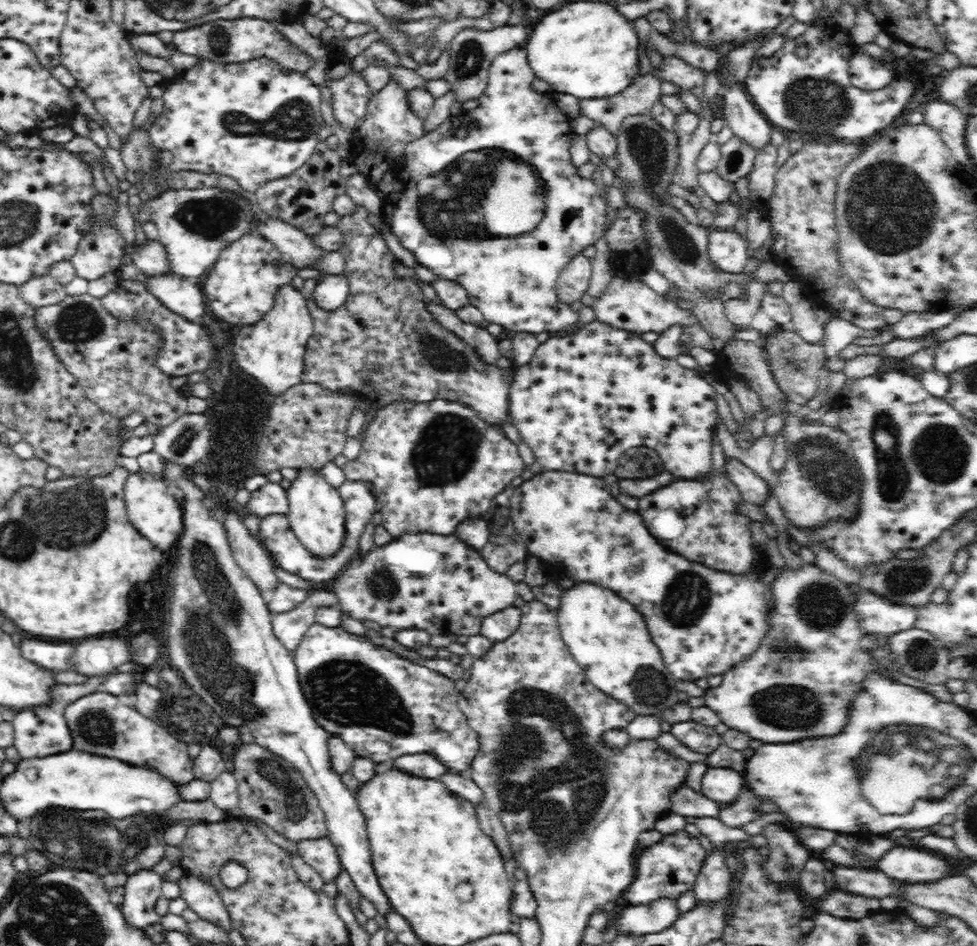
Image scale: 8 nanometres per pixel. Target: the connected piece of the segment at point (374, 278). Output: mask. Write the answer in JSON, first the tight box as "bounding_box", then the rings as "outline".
{"bounding_box":[300,207,514,425],"outline":[[[356,207],[348,216],[341,217],[339,227],[345,235],[345,245],[341,256],[346,261],[344,275],[350,278],[350,296],[330,320],[326,314],[312,314],[313,334],[306,342],[300,380],[316,383],[322,388],[337,392],[338,389],[353,389],[359,397],[364,397],[373,407],[382,407],[395,399],[412,399],[429,402],[437,399],[457,401],[474,409],[481,420],[501,425],[512,423],[510,389],[513,384],[514,369],[499,368],[494,362],[486,362],[476,348],[470,347],[464,339],[441,327],[424,308],[425,296],[420,286],[408,277],[396,276],[395,255],[388,249],[384,239],[367,221],[367,210]]]}

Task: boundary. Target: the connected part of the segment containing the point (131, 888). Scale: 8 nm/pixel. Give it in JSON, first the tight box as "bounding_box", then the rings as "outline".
{"bounding_box":[118,870,164,930],"outline":[[[151,870],[138,872],[127,879],[123,887],[123,901],[118,906],[126,925],[142,930],[161,920],[154,906],[162,898],[164,878]]]}

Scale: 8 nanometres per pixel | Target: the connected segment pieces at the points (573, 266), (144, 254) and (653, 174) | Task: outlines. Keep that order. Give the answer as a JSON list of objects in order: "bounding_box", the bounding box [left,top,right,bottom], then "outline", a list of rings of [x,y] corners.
[{"bounding_box":[557,254,592,303],"outline":[[[576,254],[560,270],[557,294],[562,303],[574,303],[587,293],[592,276],[592,260],[586,254]]]},{"bounding_box":[130,241,172,275],"outline":[[[147,241],[145,245],[135,246],[130,254],[133,266],[139,273],[162,275],[172,272],[172,263],[166,247],[157,241]]]},{"bounding_box":[612,113,791,413],"outline":[[[651,113],[649,114],[626,114],[622,118],[618,128],[614,130],[616,137],[616,150],[614,150],[613,157],[618,160],[618,168],[612,170],[614,176],[614,186],[618,186],[618,190],[622,193],[622,199],[626,206],[638,211],[640,213],[640,233],[642,239],[646,241],[646,255],[649,260],[649,265],[653,270],[662,274],[672,285],[674,291],[670,292],[672,298],[680,298],[692,304],[692,310],[700,319],[702,327],[710,335],[712,339],[724,340],[724,348],[721,351],[723,358],[732,366],[732,370],[737,372],[738,376],[744,380],[758,393],[762,399],[762,406],[764,408],[776,409],[777,413],[786,411],[786,408],[778,408],[781,401],[786,399],[782,392],[778,389],[778,385],[772,379],[772,373],[766,365],[766,359],[762,357],[762,348],[756,346],[754,341],[742,341],[736,338],[738,330],[730,323],[725,313],[725,305],[720,298],[720,290],[727,284],[737,283],[743,287],[744,291],[740,298],[747,300],[747,286],[751,281],[758,281],[759,283],[768,284],[770,282],[786,283],[791,281],[789,272],[783,267],[780,267],[774,262],[760,262],[752,272],[742,272],[740,274],[732,274],[720,271],[709,258],[706,244],[708,244],[708,229],[701,225],[693,225],[686,221],[684,214],[672,204],[672,194],[670,194],[670,186],[672,183],[678,183],[678,176],[680,174],[680,167],[678,165],[678,134],[674,130],[668,130],[664,124],[658,122]]]}]

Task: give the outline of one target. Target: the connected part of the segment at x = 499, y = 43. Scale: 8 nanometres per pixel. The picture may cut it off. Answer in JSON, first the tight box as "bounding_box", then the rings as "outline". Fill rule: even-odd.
{"bounding_box":[445,23,532,101],"outline":[[[527,23],[518,25],[503,25],[491,30],[478,30],[474,27],[463,28],[452,38],[448,46],[450,54],[449,69],[445,80],[449,82],[449,88],[457,93],[458,101],[478,98],[489,81],[489,70],[492,60],[504,50],[523,46],[532,31]]]}

